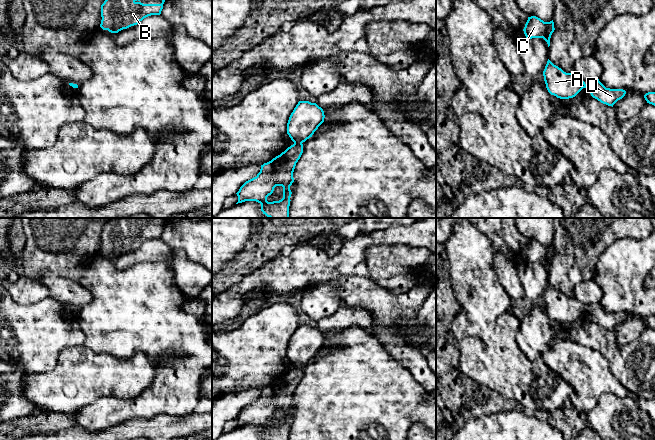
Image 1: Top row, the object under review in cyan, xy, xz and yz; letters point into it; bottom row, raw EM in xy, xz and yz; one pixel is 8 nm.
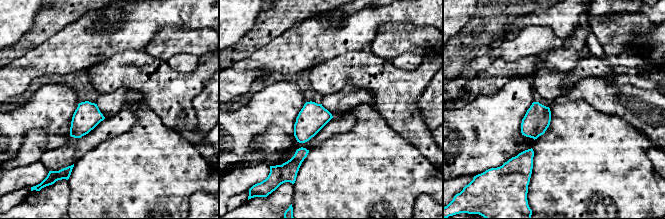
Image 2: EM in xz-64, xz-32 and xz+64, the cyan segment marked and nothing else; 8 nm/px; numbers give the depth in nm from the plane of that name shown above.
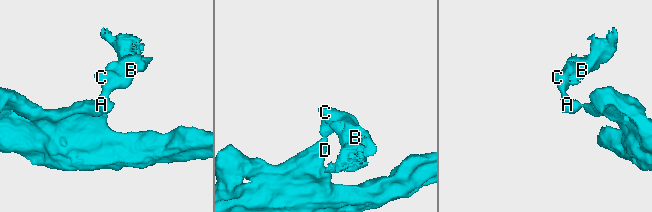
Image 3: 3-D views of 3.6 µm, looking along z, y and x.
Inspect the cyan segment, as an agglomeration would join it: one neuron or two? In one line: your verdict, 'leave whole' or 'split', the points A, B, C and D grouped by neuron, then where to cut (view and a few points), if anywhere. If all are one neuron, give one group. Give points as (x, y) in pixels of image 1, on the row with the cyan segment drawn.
split | A B C / D | xz (294, 142), (301, 143)

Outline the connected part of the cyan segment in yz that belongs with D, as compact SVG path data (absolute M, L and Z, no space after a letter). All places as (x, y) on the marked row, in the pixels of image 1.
M594 79L585 84L585 88L590 91L593 98L597 99L603 104L612 106L620 99L622 99L626 91L623 89L606 88L599 79Z

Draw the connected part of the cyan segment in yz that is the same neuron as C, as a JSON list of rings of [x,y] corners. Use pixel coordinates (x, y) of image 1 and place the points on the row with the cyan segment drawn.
[[[536,16],[528,17],[523,29],[527,39],[543,38],[547,42],[548,47],[550,46],[550,38],[554,30],[553,20],[550,22],[544,22]]]

